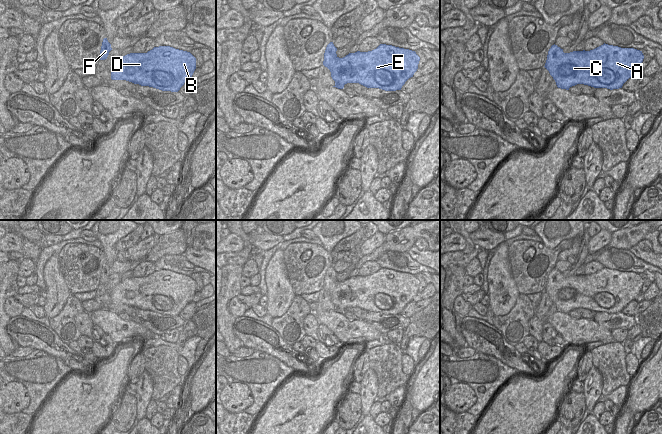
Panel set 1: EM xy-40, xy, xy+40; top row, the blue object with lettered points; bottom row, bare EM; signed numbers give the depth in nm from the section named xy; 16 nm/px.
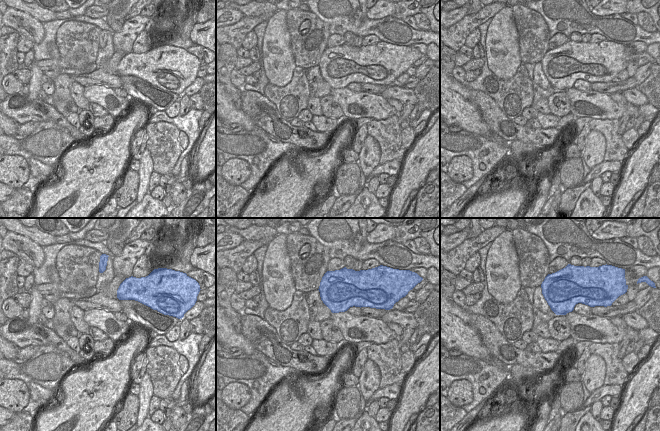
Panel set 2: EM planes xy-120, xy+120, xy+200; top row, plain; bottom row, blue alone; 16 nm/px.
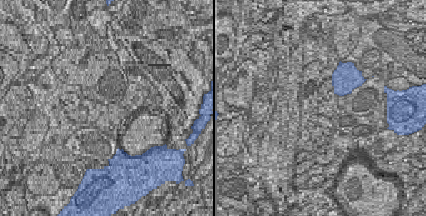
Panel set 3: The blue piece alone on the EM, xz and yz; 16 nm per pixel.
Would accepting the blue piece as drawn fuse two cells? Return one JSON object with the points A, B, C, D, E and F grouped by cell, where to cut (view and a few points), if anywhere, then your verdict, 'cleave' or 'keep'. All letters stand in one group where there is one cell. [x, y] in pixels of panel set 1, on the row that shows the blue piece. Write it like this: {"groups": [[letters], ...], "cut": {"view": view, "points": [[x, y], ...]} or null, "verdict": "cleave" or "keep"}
{"groups": [["A", "B", "C", "D", "E", "F"]], "cut": null, "verdict": "keep"}

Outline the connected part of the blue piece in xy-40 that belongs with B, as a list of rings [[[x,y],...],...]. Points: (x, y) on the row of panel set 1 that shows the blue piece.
[[[159,46],[147,53],[130,53],[120,57],[111,68],[111,79],[126,80],[162,91],[178,92],[184,83],[192,78],[195,69],[196,58],[190,52],[170,46]]]

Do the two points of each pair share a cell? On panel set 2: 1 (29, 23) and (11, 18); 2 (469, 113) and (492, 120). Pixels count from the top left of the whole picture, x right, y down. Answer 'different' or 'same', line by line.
1: same
2: different

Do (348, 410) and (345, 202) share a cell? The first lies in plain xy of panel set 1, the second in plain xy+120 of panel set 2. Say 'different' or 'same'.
different

